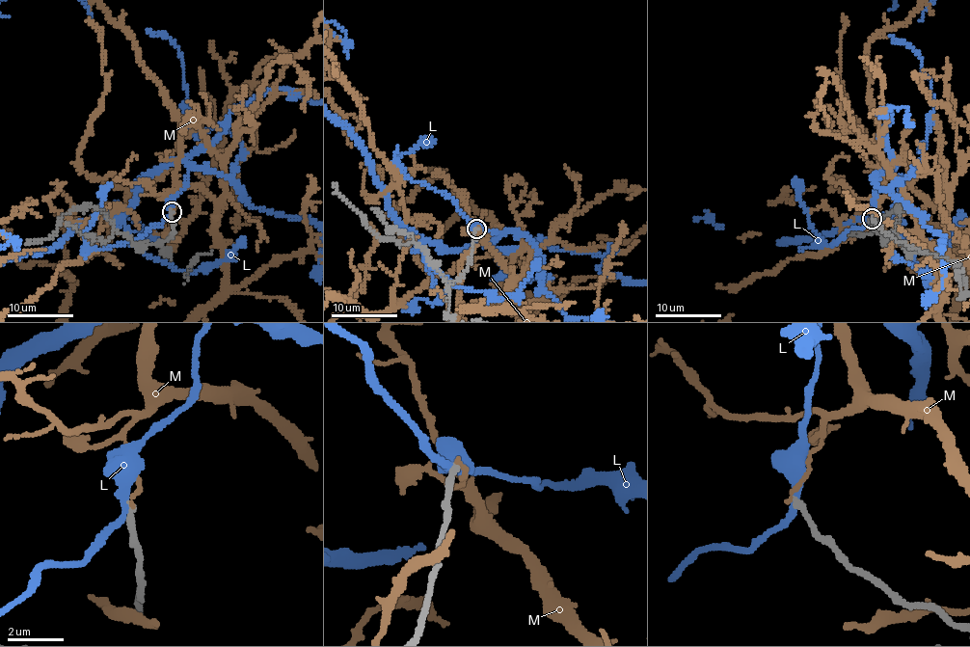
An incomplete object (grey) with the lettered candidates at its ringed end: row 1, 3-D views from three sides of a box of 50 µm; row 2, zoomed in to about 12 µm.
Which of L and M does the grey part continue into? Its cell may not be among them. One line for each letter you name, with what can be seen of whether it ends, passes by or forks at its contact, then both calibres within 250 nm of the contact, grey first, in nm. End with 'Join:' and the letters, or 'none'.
Join: none

